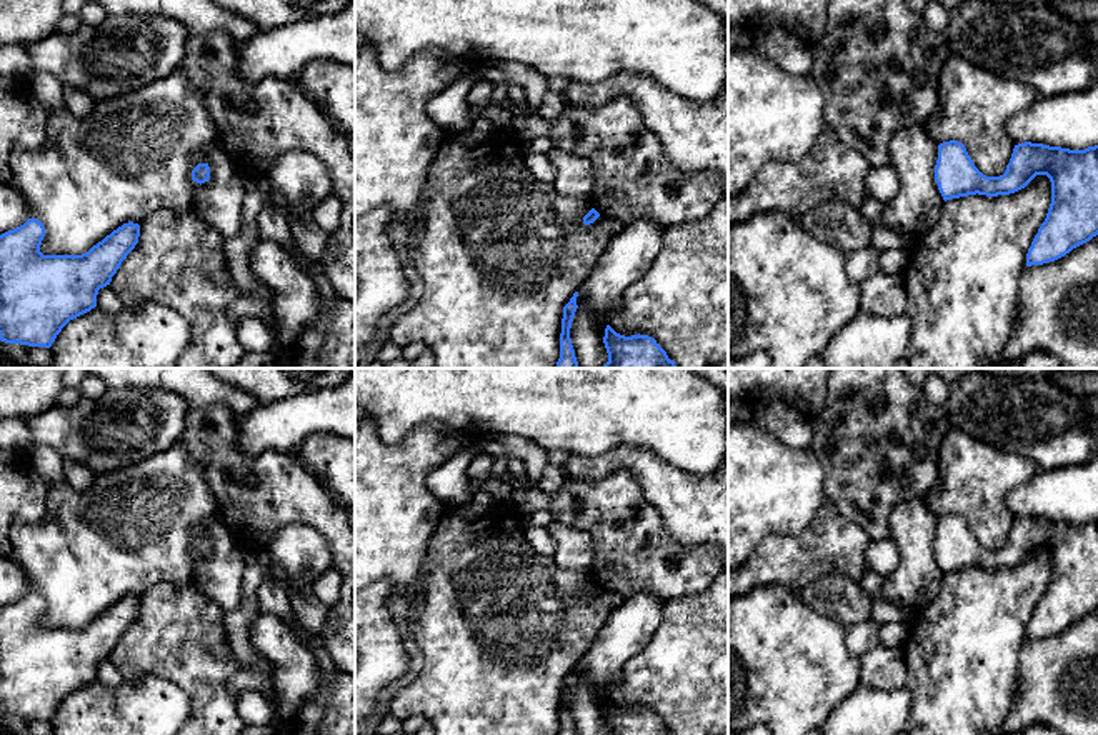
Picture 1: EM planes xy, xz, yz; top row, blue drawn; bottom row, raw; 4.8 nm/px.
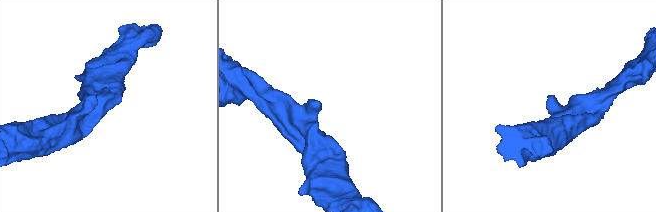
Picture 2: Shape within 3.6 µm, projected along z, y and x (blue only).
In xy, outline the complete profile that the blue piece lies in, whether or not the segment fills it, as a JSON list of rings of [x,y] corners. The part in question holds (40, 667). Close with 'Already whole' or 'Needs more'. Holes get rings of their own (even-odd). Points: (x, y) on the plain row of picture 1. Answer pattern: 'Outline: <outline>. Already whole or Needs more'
Outline: [[[37,592],[0,608],[0,713],[50,722],[62,702],[97,680],[98,663],[110,658],[135,622],[140,598],[128,595],[82,628],[43,628],[45,600]]]. Already whole

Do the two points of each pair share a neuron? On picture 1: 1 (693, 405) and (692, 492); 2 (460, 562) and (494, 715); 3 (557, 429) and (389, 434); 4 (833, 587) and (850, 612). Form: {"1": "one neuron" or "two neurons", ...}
{"1": "two neurons", "2": "one neuron", "3": "one neuron", "4": "one neuron"}

